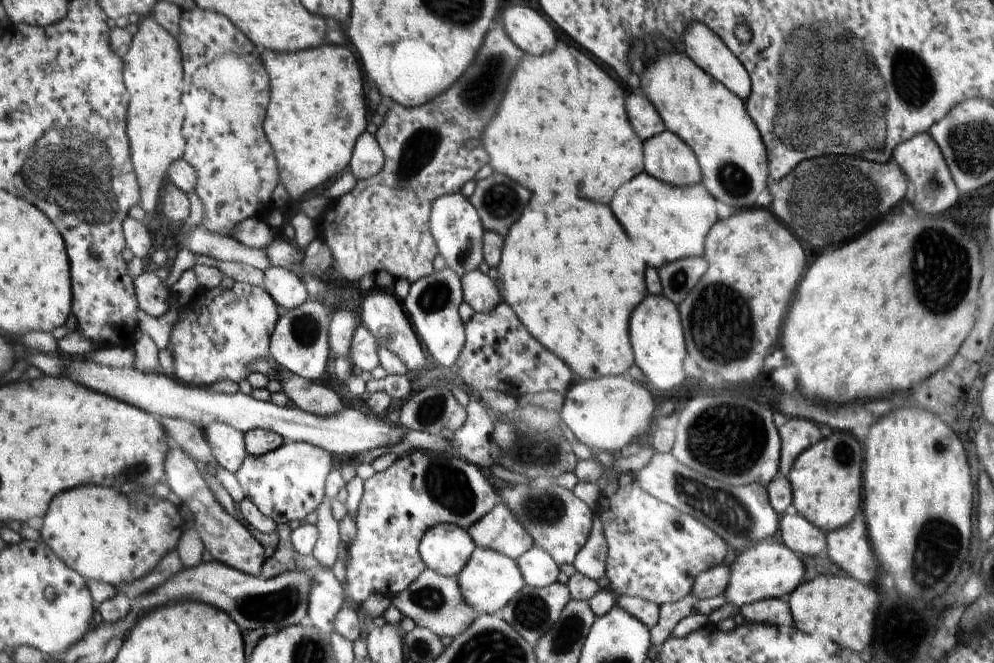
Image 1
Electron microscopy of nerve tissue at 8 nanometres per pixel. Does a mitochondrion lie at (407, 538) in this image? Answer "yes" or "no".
no

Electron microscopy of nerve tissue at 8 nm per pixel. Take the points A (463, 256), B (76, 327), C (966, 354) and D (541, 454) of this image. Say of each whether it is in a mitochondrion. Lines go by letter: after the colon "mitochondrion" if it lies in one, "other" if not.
A: mitochondrion
B: other
C: other
D: mitochondrion

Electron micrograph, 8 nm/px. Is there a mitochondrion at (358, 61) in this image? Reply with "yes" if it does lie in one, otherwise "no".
no

